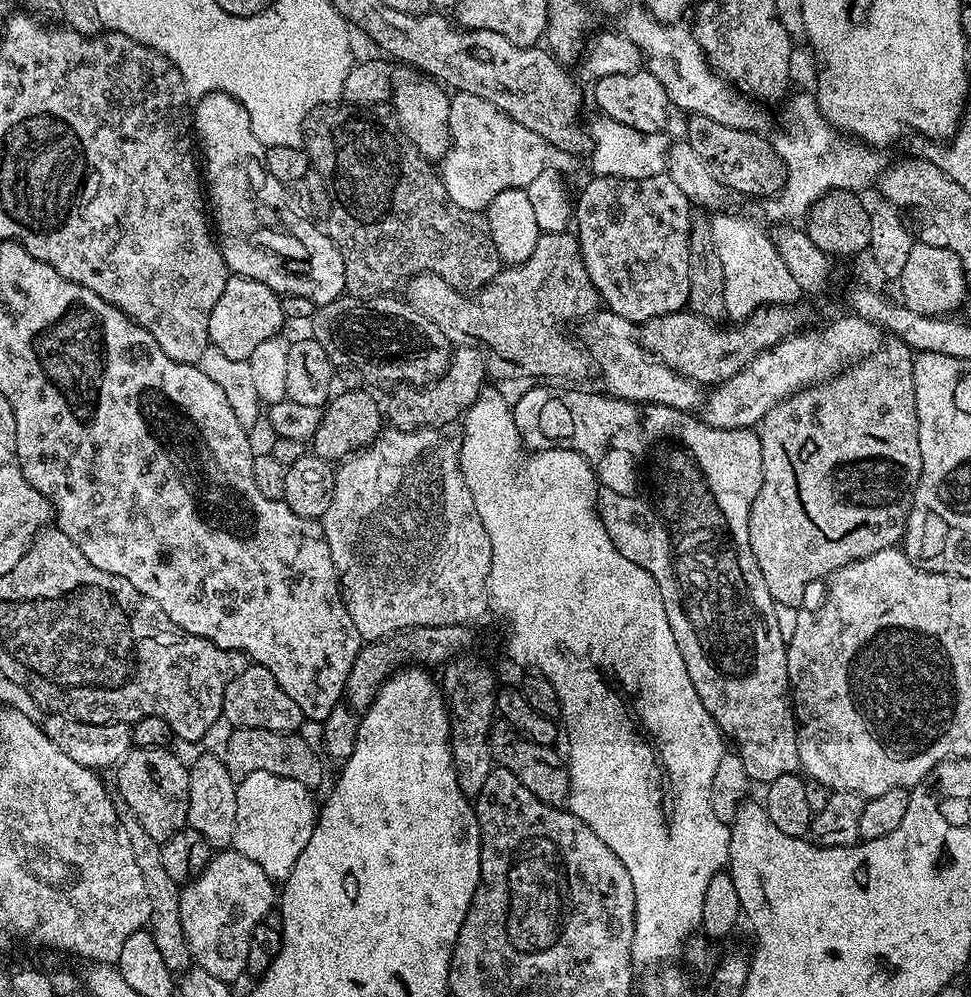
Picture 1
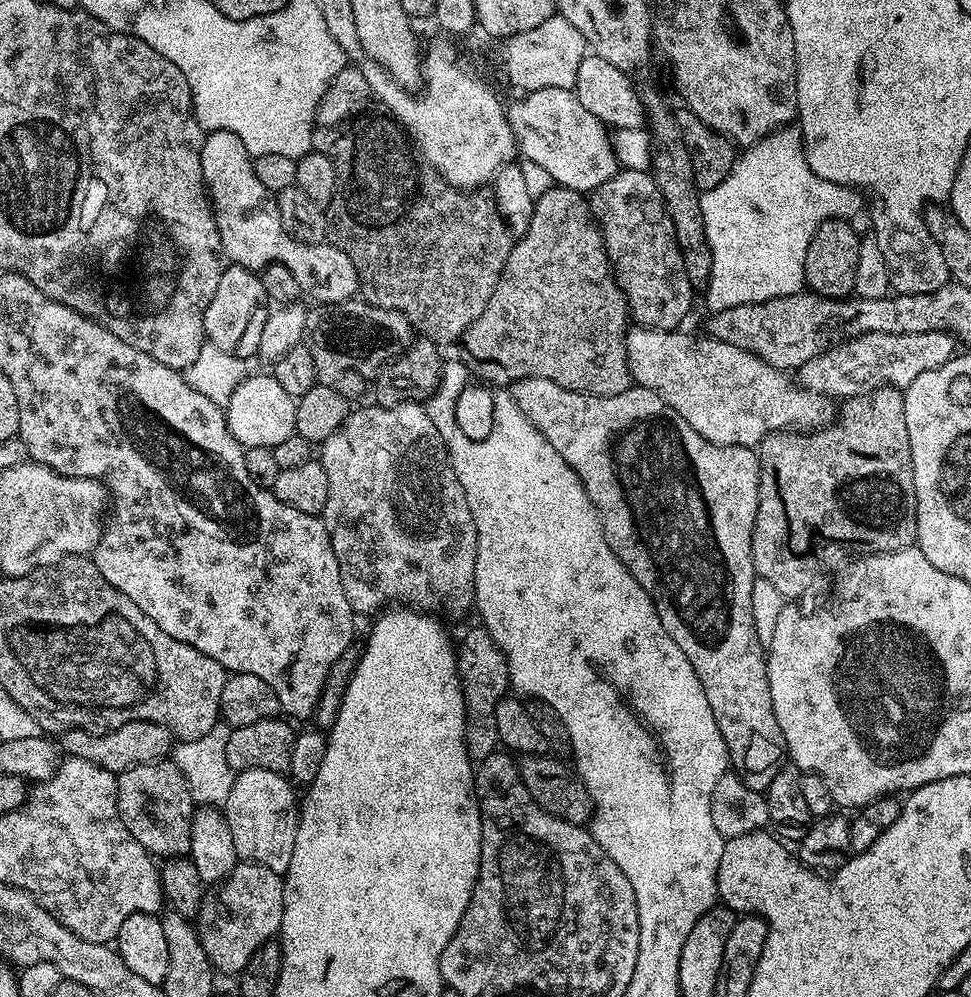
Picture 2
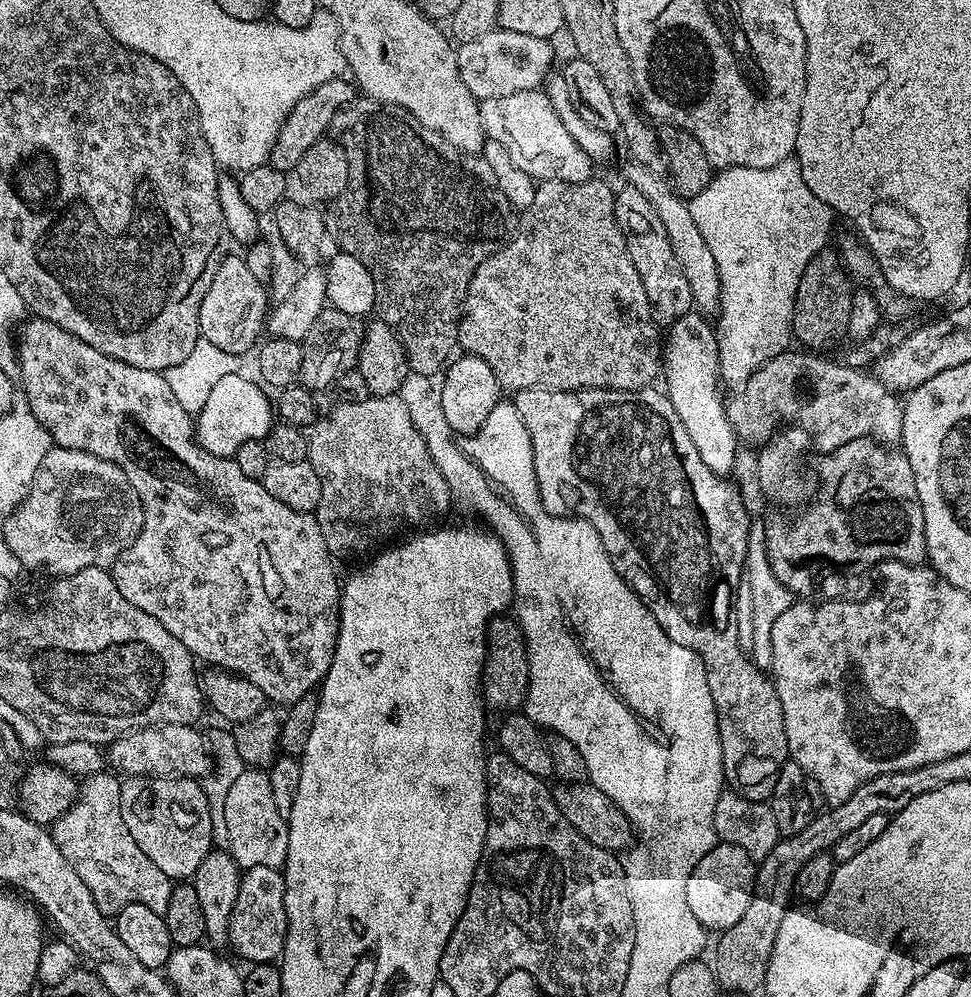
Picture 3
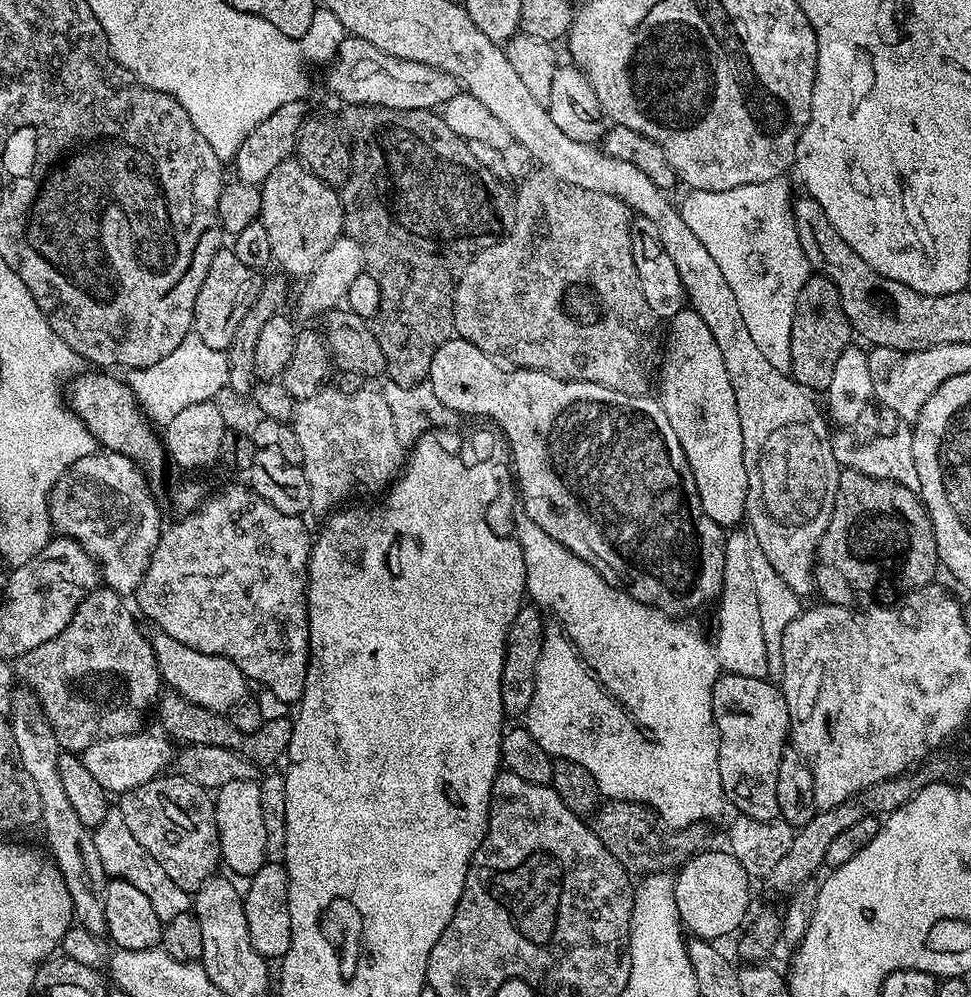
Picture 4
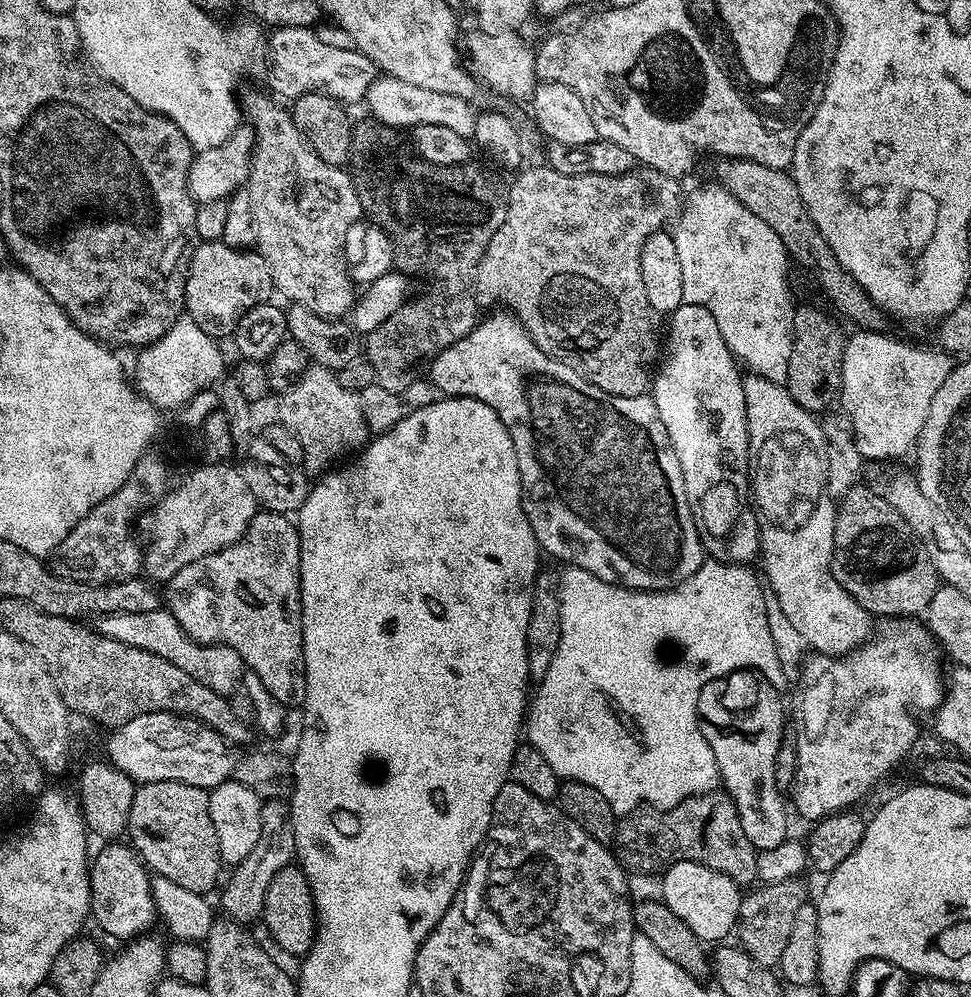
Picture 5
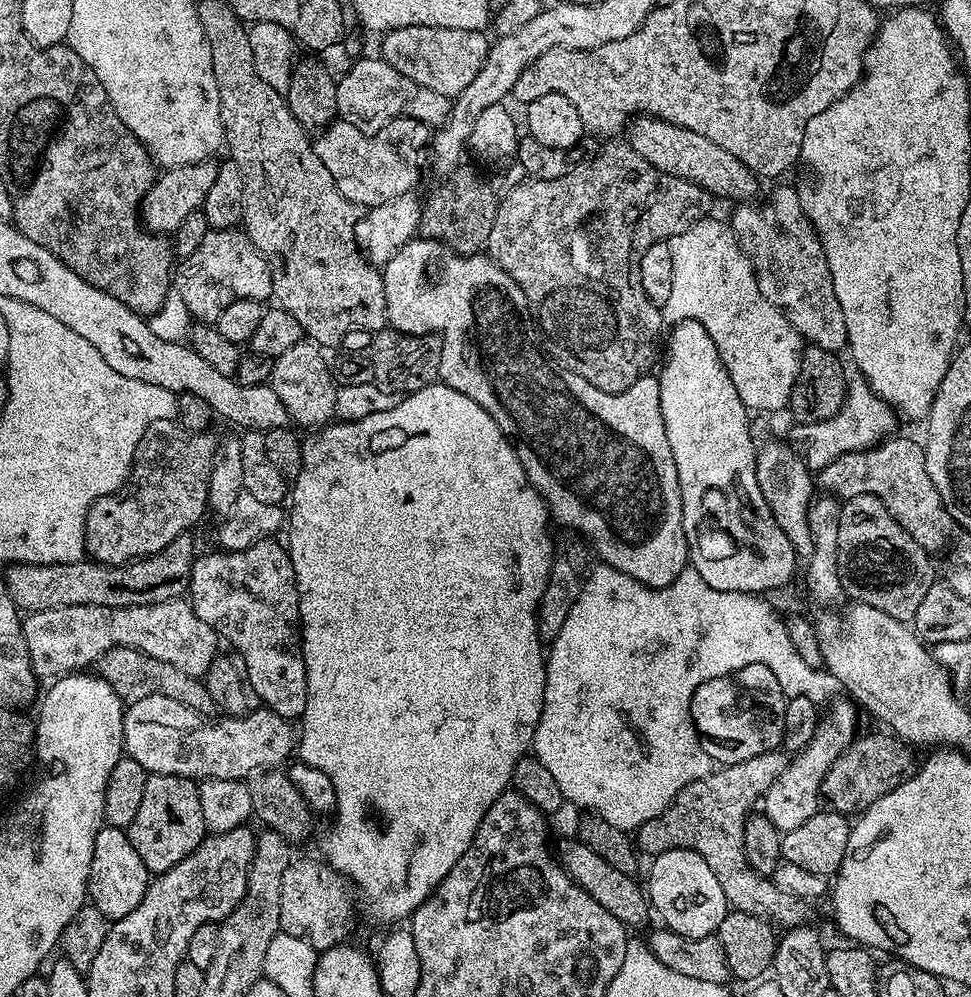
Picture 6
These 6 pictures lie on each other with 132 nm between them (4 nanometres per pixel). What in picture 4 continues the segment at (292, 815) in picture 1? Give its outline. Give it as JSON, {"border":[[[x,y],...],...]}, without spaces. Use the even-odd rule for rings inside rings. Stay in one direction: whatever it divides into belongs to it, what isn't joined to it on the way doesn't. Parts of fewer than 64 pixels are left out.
{"border":[[[256,780],[226,782],[226,786],[215,789],[216,825],[220,839],[220,859],[223,867],[250,878],[269,859],[266,840],[266,822],[262,818],[262,794]]]}

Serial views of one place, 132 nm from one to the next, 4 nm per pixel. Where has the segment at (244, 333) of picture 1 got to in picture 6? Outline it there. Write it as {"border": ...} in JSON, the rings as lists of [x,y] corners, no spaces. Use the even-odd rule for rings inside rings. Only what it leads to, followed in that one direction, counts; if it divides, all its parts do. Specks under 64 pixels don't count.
{"border":[[[239,227],[213,228],[202,238],[202,246],[194,254],[183,257],[175,265],[174,290],[182,294],[182,302],[186,302],[193,321],[215,325],[230,302],[267,301],[272,296],[272,275],[264,255],[253,246],[247,232]]]}

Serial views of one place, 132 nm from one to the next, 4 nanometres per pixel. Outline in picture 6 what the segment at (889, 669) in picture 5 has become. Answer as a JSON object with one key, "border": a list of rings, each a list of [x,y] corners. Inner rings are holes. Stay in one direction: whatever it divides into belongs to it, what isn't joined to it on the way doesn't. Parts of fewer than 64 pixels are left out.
{"border":[[[836,698],[827,705],[828,713],[820,716],[814,738],[800,752],[795,753],[789,759],[786,770],[766,790],[762,797],[762,814],[777,830],[783,834],[802,826],[806,818],[810,818],[822,808],[822,789],[824,787],[824,775],[830,770],[830,766],[848,749],[853,740],[857,739],[856,712],[858,708],[851,699]]]}

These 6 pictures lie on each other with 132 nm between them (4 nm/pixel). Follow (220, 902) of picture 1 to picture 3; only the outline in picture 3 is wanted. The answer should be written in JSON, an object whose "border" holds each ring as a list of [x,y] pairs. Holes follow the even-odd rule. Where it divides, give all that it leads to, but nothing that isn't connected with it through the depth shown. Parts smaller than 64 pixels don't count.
{"border":[[[254,866],[241,875],[238,902],[230,914],[228,944],[249,965],[271,964],[284,955],[284,940],[288,936],[284,873],[270,866]]]}

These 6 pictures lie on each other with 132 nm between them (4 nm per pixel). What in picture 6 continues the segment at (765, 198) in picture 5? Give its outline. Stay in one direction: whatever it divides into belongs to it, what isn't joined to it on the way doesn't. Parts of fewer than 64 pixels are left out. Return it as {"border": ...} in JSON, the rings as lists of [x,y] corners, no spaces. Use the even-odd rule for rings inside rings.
{"border":[[[637,115],[627,125],[626,143],[639,156],[646,158],[650,166],[662,170],[662,174],[686,178],[686,182],[694,182],[694,186],[706,190],[713,198],[721,196],[731,202],[752,202],[757,199],[756,191],[761,181],[756,173],[738,162],[730,150],[722,150],[718,142],[710,142],[706,134],[694,134],[694,130],[686,130],[686,126],[674,126],[674,122],[659,120],[657,116]]]}

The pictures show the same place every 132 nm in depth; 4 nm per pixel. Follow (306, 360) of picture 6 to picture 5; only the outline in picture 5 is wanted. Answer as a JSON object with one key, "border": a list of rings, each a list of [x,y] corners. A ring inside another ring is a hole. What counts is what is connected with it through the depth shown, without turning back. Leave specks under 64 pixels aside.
{"border":[[[319,366],[305,368],[302,375],[289,384],[288,391],[279,399],[279,423],[294,430],[298,442],[302,442],[303,467],[309,473],[323,473],[325,469],[339,461],[336,459],[343,452],[355,453],[363,449],[370,439],[368,423],[364,421],[364,410],[360,407],[360,396],[343,389],[339,385],[337,373],[331,368]]]}

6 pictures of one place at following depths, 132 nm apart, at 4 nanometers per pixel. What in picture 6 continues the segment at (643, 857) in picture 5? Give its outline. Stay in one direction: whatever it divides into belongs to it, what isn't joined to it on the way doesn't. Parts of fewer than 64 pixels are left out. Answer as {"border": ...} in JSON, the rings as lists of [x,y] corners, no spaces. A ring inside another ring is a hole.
{"border":[[[777,750],[758,754],[758,758],[748,758],[746,762],[713,767],[712,772],[706,774],[706,778],[698,778],[698,782],[690,782],[690,786],[686,786],[683,793],[675,796],[672,804],[666,810],[662,810],[662,814],[658,814],[658,818],[650,818],[642,827],[635,829],[635,847],[643,855],[645,852],[648,858],[658,857],[666,850],[694,850],[694,854],[702,854],[702,858],[706,858],[706,866],[714,870],[714,878],[718,878],[722,886],[722,894],[726,894],[729,909],[750,914],[754,918],[762,918],[780,930],[805,927],[811,921],[808,919],[812,916],[813,905],[802,898],[794,898],[794,894],[785,894],[782,890],[778,890],[778,886],[774,886],[774,882],[769,877],[759,876],[746,862],[744,849],[744,831],[748,817],[755,809],[752,807],[755,804],[757,807],[764,792],[770,790],[770,786],[774,786],[782,770],[786,770],[789,759],[789,753]]]}

